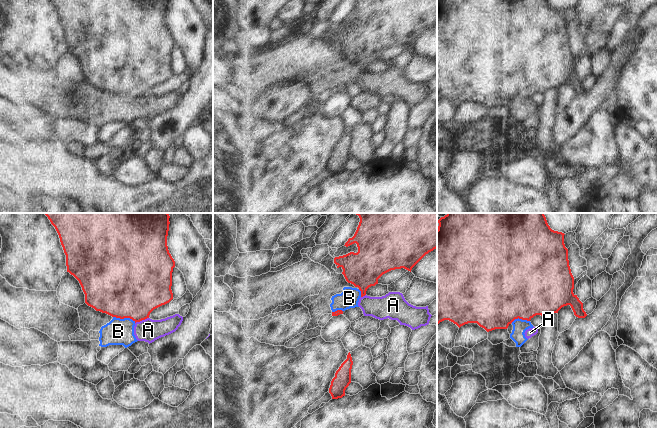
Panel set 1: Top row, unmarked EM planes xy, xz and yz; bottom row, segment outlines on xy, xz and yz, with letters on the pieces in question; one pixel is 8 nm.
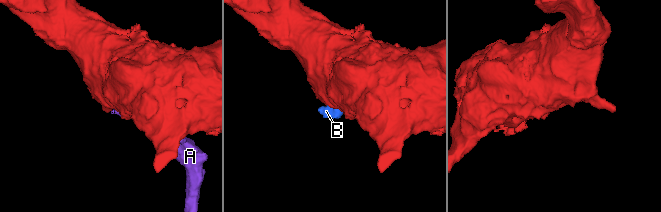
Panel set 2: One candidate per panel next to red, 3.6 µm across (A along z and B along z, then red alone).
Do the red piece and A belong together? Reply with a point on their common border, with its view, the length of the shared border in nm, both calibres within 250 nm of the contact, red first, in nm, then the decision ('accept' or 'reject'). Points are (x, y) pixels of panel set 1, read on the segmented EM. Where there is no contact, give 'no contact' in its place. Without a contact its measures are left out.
contact xy (141, 320); length 120 nm; calibres 460 and 190 nm; reject

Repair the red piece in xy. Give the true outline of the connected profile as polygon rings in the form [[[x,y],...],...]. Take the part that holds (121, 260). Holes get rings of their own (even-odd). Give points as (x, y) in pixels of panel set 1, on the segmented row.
[[[44,213],[55,227],[64,253],[67,272],[80,283],[85,303],[112,317],[130,318],[135,323],[149,318],[150,313],[173,299],[172,272],[175,261],[169,253],[168,213]]]

